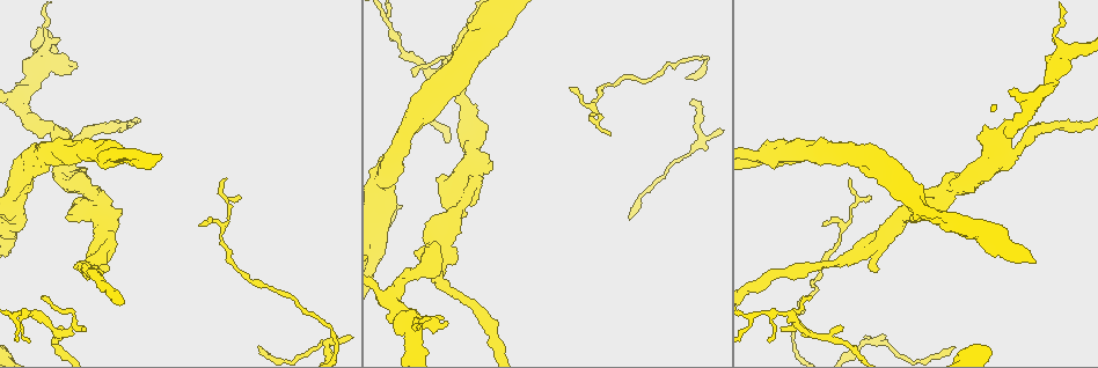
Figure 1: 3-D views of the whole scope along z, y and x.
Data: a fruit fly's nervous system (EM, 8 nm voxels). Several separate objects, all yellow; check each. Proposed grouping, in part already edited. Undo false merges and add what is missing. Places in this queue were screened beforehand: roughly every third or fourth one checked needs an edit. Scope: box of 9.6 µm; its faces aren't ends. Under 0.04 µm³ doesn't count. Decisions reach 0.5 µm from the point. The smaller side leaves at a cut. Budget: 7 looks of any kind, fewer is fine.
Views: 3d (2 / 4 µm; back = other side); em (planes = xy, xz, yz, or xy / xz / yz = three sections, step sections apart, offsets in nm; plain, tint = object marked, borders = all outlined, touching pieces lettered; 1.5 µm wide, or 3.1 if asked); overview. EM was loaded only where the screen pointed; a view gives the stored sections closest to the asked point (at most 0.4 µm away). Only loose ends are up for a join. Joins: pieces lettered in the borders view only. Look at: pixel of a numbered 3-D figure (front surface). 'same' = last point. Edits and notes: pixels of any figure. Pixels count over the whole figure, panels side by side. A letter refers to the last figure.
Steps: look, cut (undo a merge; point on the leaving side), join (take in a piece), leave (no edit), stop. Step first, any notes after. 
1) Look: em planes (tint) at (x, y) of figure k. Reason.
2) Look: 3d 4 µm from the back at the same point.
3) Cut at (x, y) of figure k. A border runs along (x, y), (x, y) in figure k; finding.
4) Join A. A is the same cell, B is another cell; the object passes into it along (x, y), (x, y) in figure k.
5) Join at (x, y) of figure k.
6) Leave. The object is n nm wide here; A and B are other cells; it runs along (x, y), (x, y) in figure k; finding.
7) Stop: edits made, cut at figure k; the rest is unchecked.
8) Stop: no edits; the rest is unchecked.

Look: 3d 2 µm at (13, 315) of figure 1.

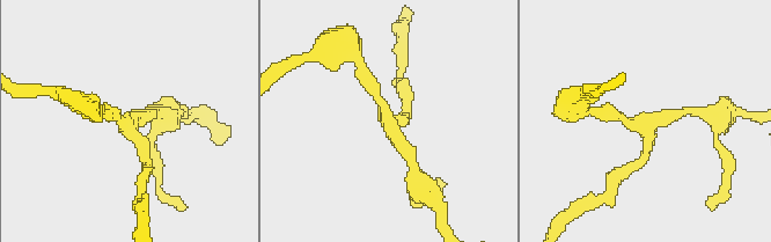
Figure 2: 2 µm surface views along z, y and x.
Look: em planes (tint) at (653, 118) of figure 2. Now the EM.

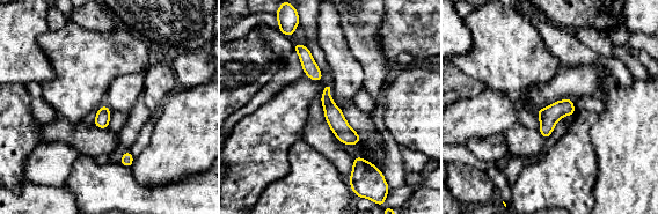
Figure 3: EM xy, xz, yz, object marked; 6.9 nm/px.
Look: em planes (borders) at the same point. What lies round it.

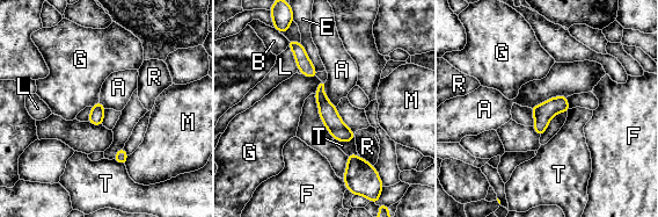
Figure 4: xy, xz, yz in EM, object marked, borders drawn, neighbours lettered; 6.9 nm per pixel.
Leave. The object is 100 nm wide here; A, B, E, F, G, L, M, R and T are other cells; all the same neuron.

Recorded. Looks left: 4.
Look: 3d 4 µm at (825, 264) of figure 1. A narrow waist.

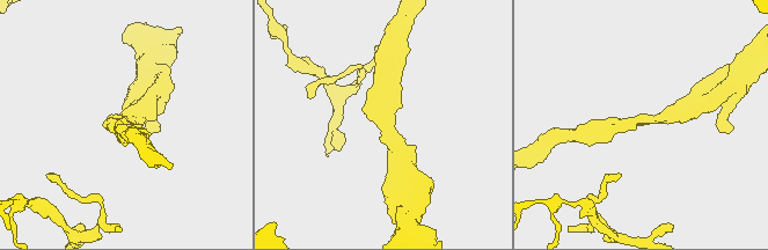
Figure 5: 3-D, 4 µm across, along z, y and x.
Look: em planes (borders) at (386, 123) of figure 5. The arms are 220, 280 nm wide.

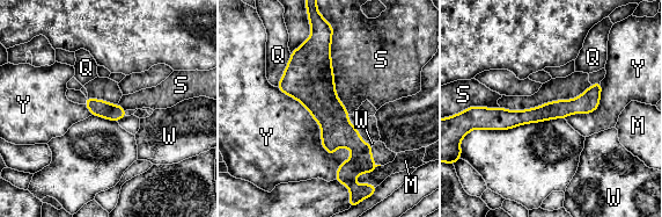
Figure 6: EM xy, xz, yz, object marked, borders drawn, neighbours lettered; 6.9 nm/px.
Leave. The object is 120 nm wide here; M, Q, S, W and Y are other cells; it runs along (323, 41), (321, 100), (355, 144), (341, 179) in figure 6; one neuron here.

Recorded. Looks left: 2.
Look: em yz step 8 (tint) at (67, 175) of figure 1. Arms part here.

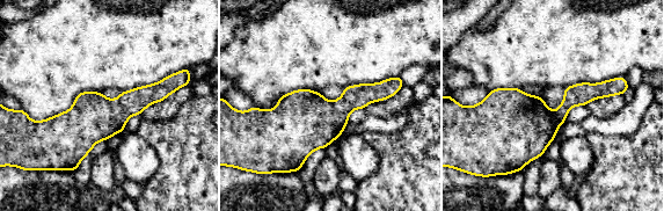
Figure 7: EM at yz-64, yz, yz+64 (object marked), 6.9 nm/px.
Look: em yz step 8 (borders) at the same point. What lies round it.

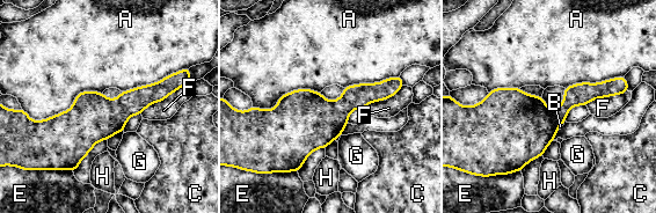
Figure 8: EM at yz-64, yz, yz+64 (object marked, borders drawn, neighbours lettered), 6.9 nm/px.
Leave. The longest contact is with A, 500 nm; A, B, C, E, F, G and H are other cells; a border runs along (102, 92), (34, 120) in figure 8; continuous, no second neuron.

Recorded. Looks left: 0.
Stop: no edits; the rest is unchecked.

